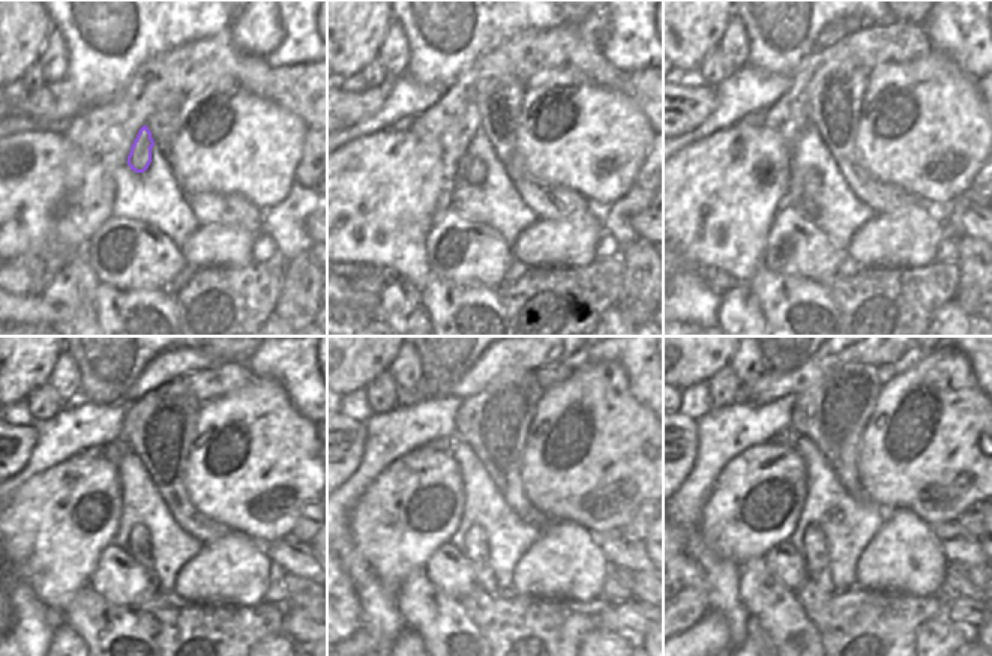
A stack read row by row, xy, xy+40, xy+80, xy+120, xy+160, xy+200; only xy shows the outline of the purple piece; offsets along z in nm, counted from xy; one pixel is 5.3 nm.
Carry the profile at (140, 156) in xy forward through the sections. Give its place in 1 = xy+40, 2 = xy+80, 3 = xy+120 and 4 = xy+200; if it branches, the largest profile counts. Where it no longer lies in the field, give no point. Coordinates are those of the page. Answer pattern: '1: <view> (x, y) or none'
1: xy+40 (470, 168)
2: xy+80 (812, 182)
3: xy+120 (138, 545)
4: xy+200 (814, 542)

